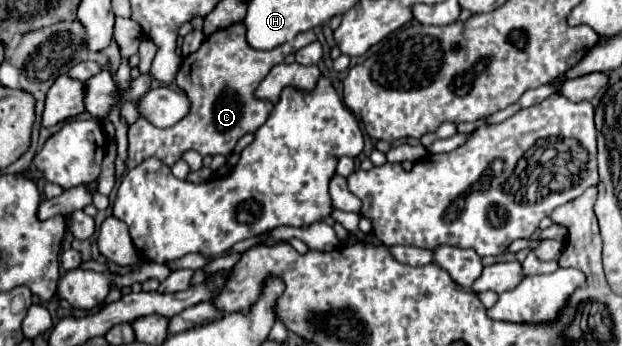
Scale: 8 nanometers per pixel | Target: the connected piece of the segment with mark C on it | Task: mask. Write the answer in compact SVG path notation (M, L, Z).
M233 24L225 30L217 30L205 38L197 52L183 58L177 78L185 78L185 94L189 98L189 114L169 128L157 128L143 116L129 126L129 158L127 168L139 166L143 160L159 158L167 166L173 166L185 150L197 150L207 154L231 154L237 140L249 132L255 132L273 110L273 102L265 102L255 96L257 86L269 74L269 70L283 62L283 58L315 40L313 30L297 34L291 42L285 42L273 50L255 50L247 44L245 24Z

